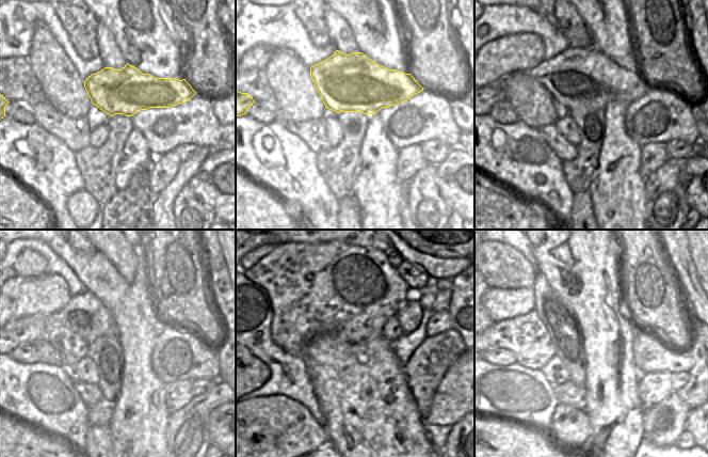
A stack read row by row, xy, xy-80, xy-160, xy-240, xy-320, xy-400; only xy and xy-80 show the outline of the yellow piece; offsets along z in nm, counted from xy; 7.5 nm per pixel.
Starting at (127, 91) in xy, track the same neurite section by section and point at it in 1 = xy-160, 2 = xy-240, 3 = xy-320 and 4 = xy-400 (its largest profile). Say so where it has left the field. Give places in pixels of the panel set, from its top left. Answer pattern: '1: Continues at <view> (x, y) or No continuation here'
1: Continues at xy-160 (576, 77)
2: Continues at xy-240 (83, 319)
3: Continues at xy-320 (293, 339)
4: Continues at xy-400 (526, 336)

